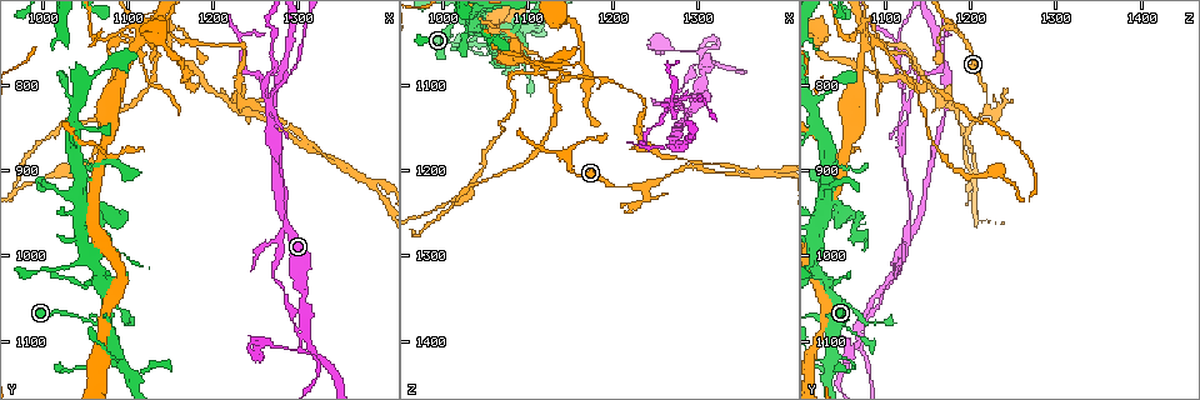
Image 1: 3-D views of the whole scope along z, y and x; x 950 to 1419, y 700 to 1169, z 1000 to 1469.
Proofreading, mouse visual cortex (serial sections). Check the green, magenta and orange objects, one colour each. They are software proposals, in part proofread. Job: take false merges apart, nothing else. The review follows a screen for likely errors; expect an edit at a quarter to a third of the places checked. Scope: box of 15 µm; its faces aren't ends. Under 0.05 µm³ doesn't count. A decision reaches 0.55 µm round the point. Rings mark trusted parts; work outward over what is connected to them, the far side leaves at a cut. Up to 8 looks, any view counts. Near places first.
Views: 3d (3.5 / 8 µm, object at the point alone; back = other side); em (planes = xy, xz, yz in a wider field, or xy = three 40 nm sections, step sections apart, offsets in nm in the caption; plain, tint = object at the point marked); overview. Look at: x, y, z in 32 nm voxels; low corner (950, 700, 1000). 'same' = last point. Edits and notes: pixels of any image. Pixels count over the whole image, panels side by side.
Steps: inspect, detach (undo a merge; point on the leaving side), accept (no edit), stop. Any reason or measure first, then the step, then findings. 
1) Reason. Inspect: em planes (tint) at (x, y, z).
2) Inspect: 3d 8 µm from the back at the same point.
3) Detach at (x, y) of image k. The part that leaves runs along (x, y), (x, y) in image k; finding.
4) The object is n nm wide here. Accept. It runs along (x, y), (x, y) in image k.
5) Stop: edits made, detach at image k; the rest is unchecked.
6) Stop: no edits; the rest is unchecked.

Abrupt turn. Inspect: 3d 3.5 µm from the back at (1235, 830, 1220).

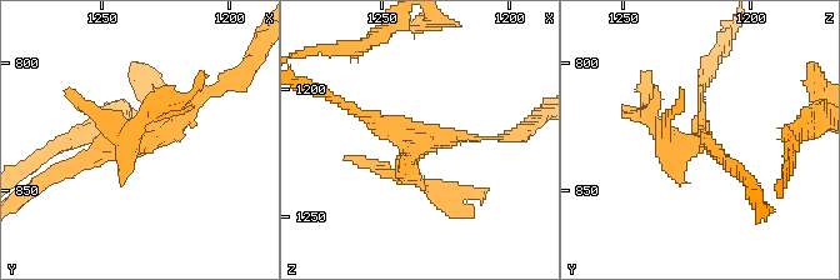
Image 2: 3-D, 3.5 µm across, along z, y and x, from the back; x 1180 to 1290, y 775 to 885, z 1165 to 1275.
Inspect: em xy step 3 (tint) at (1234, 831, 1219).

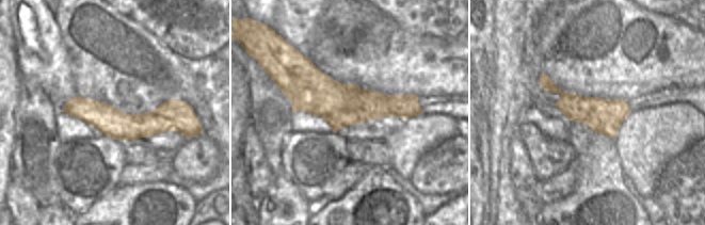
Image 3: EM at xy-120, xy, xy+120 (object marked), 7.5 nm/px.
Inspect: em xy step 2 (tint) at the same point.

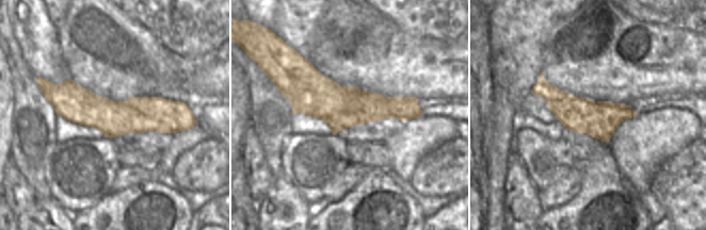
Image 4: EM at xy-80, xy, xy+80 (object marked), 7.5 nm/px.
The object is 320 nm wide here. Detach at (438, 185) of image 2. A border runs along (395, 117), (357, 108), (347, 127) in image 4; two cells meet here.

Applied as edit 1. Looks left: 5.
A narrow waist. Inspect: 3d 3.5 µm at (1090, 1065, 1060).

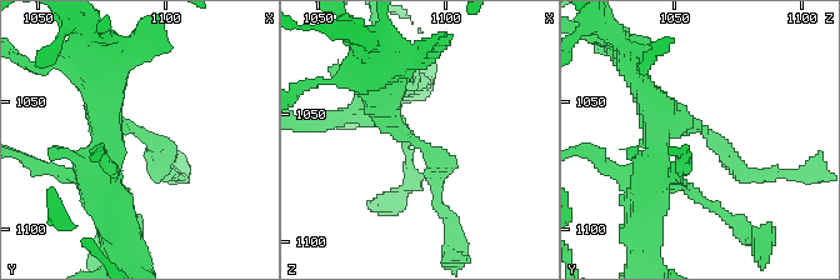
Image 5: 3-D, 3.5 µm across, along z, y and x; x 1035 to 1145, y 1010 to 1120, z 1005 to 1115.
The arms are 200, 350 nm wide. Inspect: em xy step 3 (tint) at (1087, 1060, 1061).

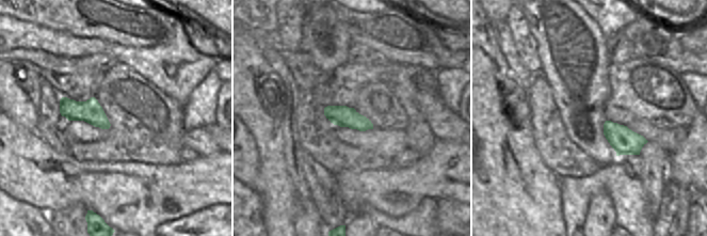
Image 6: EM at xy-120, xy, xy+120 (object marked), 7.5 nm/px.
Accept. It runs along (378, 96), (435, 158), (435, 199) in image 5; continuous, no second cell.

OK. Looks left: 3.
Sharp bend. Inspect: 3d 8 µm at (1305, 1090, 1070).

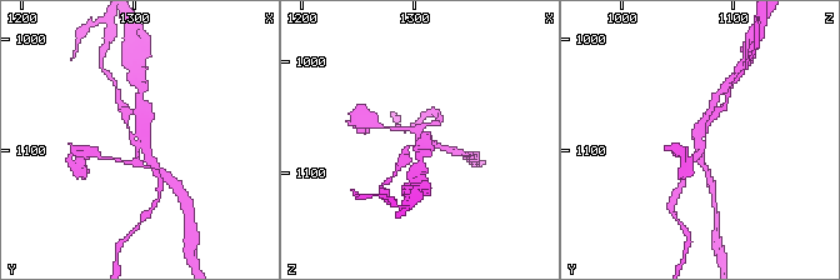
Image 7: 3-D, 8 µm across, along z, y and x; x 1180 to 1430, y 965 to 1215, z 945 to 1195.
Closer look. Inspect: 3d 3.5 µm at (1304, 1094, 1072).

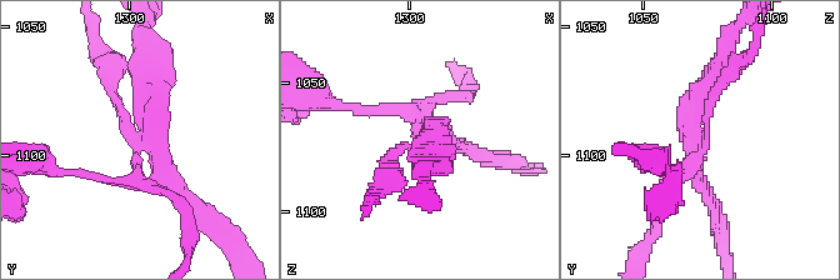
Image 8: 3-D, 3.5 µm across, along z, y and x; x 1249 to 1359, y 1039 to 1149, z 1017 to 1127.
Detach at (429, 106) of image 8. The part that leaves runs along (410, 145), (390, 155), (390, 181), (375, 196) in image 8; a second cell is stuck on.

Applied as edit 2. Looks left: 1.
Stop: edits made, detach at image 2, detach at image 8; the rest is unchecked.

